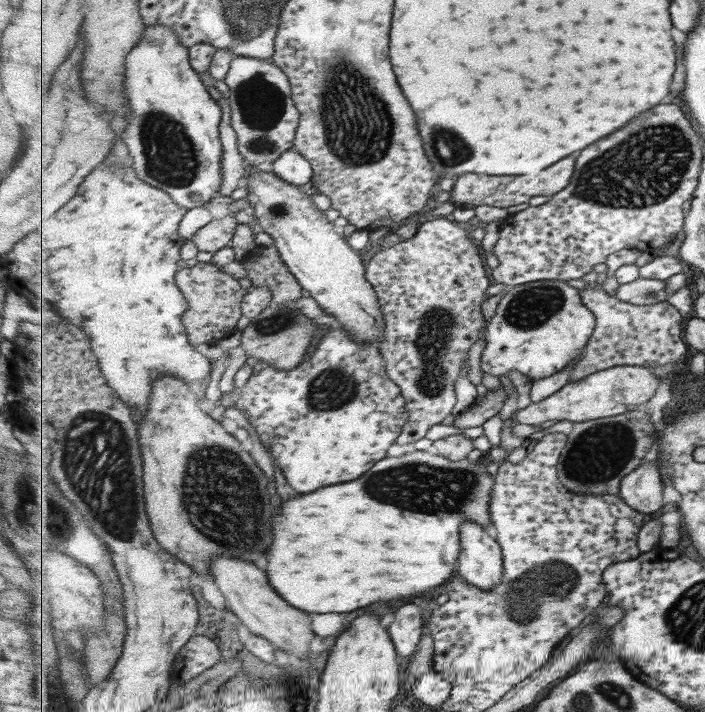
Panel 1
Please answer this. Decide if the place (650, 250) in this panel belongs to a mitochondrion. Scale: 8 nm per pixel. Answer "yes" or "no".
no

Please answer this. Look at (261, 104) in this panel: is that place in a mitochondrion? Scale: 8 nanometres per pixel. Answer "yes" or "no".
yes

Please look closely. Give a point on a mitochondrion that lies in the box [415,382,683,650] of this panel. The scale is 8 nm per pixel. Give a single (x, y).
(597, 455)

